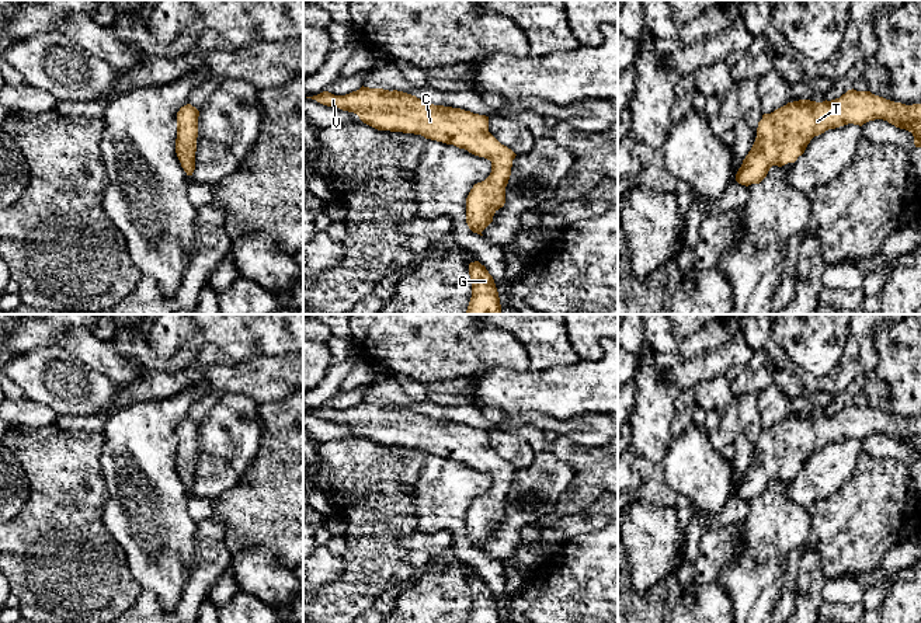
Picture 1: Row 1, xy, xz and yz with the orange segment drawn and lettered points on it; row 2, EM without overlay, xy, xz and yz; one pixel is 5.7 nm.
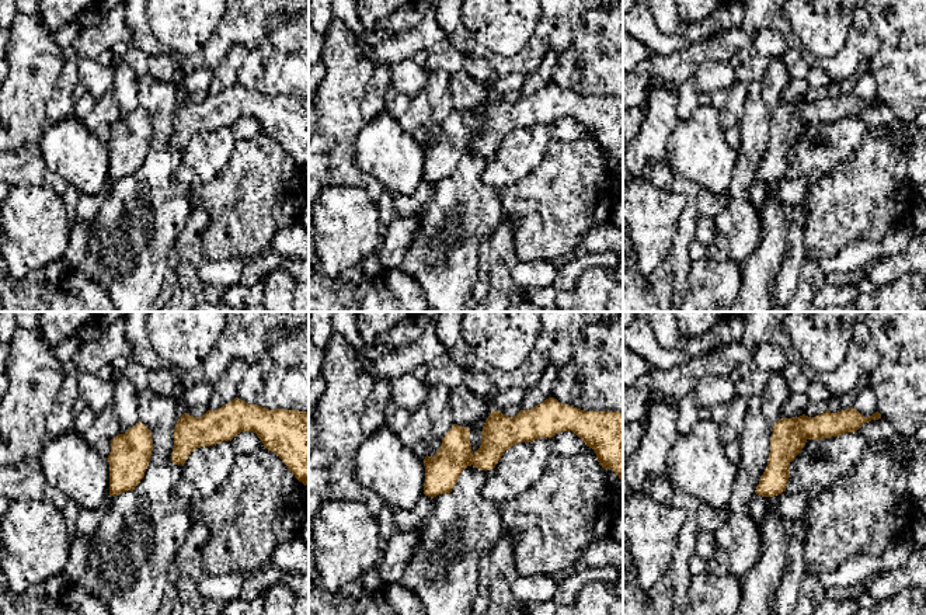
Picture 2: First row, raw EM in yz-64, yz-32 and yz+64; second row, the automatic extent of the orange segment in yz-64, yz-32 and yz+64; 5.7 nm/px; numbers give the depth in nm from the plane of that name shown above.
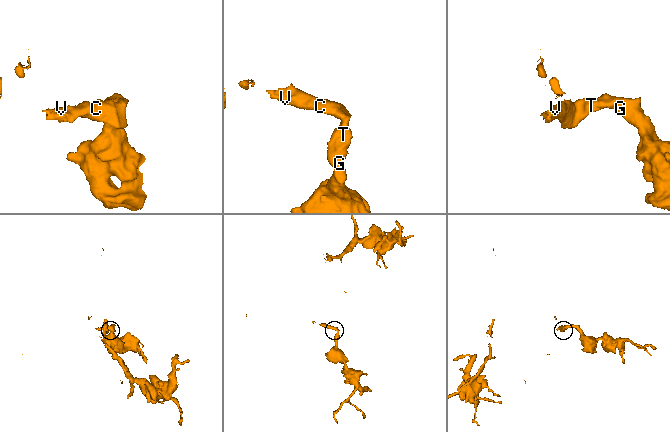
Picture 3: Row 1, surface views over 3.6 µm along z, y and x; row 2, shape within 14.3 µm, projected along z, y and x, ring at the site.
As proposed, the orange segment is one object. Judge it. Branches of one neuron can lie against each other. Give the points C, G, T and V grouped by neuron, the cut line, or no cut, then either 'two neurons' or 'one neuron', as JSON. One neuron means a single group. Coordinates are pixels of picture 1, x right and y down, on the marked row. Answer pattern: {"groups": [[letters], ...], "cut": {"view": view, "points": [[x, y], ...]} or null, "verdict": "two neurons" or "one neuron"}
{"groups": [["C", "G", "T", "V"]], "cut": null, "verdict": "one neuron"}

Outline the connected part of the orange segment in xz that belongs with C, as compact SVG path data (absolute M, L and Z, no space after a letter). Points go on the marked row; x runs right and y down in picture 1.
M364 86L345 95L323 91L306 98L354 112L378 130L421 135L490 160L490 175L475 184L466 198L466 223L473 233L483 236L482 232L493 222L494 213L504 206L505 187L517 154L489 132L489 116L434 105L397 90Z

